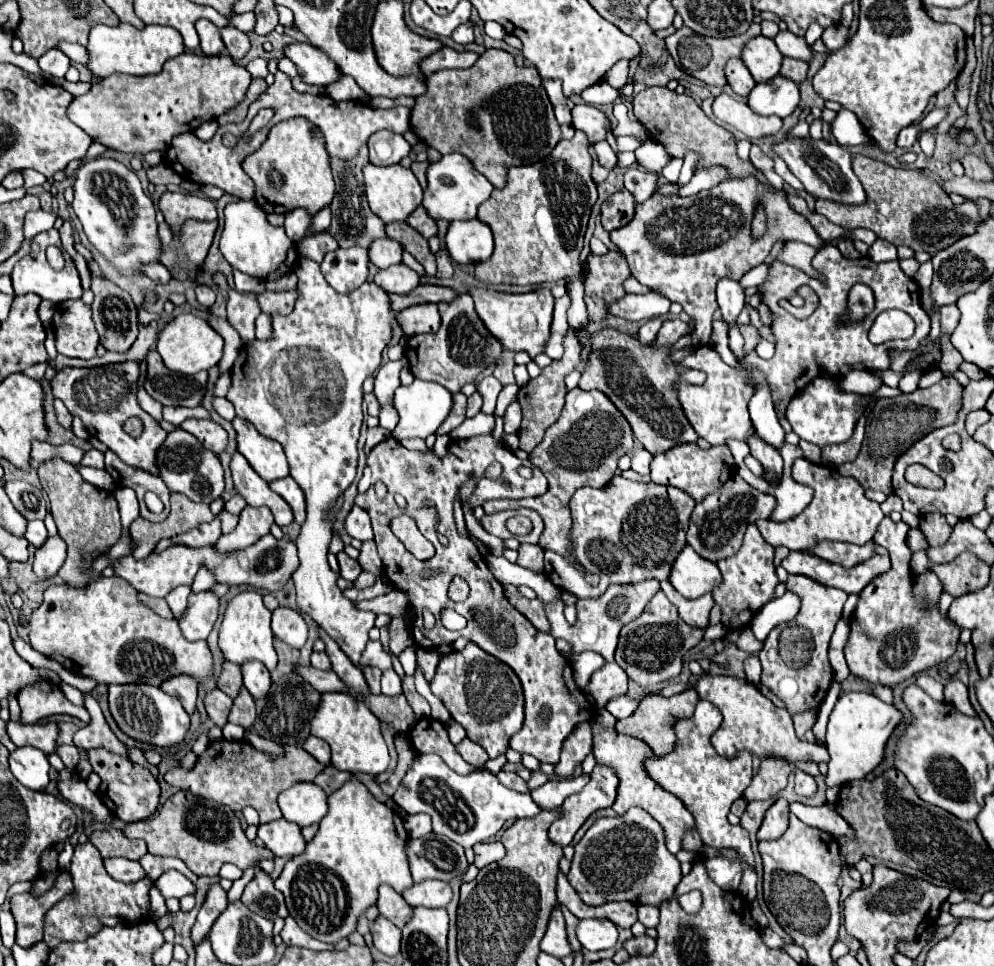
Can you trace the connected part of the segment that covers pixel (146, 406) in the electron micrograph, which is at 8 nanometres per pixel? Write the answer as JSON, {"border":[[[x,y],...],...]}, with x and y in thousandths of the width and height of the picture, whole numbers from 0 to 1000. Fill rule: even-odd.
{"border":[[[139,399],[138,404],[138,414],[141,419],[143,419],[143,423],[147,425],[147,428],[151,428],[157,436],[161,436],[163,434],[163,419],[159,417],[159,415],[155,415],[147,405],[145,405],[144,400]]]}

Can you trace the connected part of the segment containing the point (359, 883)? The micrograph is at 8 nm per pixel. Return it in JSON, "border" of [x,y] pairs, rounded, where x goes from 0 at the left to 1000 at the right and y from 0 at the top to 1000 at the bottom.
{"border":[[[358,806],[348,808],[340,819],[336,819],[330,825],[330,842],[322,850],[320,862],[308,875],[304,885],[290,889],[282,908],[276,912],[276,918],[288,931],[288,939],[292,947],[312,970],[326,976],[340,976],[358,962],[358,953],[362,945],[378,935],[380,918],[384,914],[396,918],[400,924],[404,924],[408,918],[416,914],[410,900],[410,887],[406,881],[410,873],[410,864],[406,862],[404,852],[398,856],[396,850],[398,850],[398,842],[380,827],[376,827],[372,819]]]}

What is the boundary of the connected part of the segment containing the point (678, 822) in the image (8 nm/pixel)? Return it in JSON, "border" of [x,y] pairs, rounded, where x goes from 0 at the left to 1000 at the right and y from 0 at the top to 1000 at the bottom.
{"border":[[[604,734],[598,744],[596,744],[596,761],[598,761],[598,784],[600,784],[600,790],[606,790],[606,792],[616,792],[624,804],[624,813],[622,813],[622,825],[616,833],[616,837],[622,842],[622,844],[628,844],[634,835],[644,835],[648,837],[650,842],[654,842],[668,858],[668,864],[670,864],[670,875],[672,875],[672,881],[674,883],[682,883],[684,881],[684,871],[686,871],[686,864],[690,860],[690,856],[698,856],[698,846],[694,844],[694,840],[688,835],[688,831],[678,825],[676,821],[668,819],[664,813],[660,813],[660,808],[656,808],[656,804],[652,804],[650,796],[648,796],[648,790],[650,786],[654,786],[658,780],[656,775],[640,765],[640,763],[634,763],[634,761],[628,761],[628,759],[622,759],[620,757],[620,744],[610,736],[610,734]]]}

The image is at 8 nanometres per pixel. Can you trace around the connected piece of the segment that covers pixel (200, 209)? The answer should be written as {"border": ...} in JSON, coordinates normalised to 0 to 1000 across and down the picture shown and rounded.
{"border":[[[167,198],[161,208],[159,216],[165,223],[165,229],[171,237],[181,237],[183,229],[197,227],[197,229],[213,229],[217,227],[217,214],[211,206],[203,206],[189,200],[173,200]]]}

